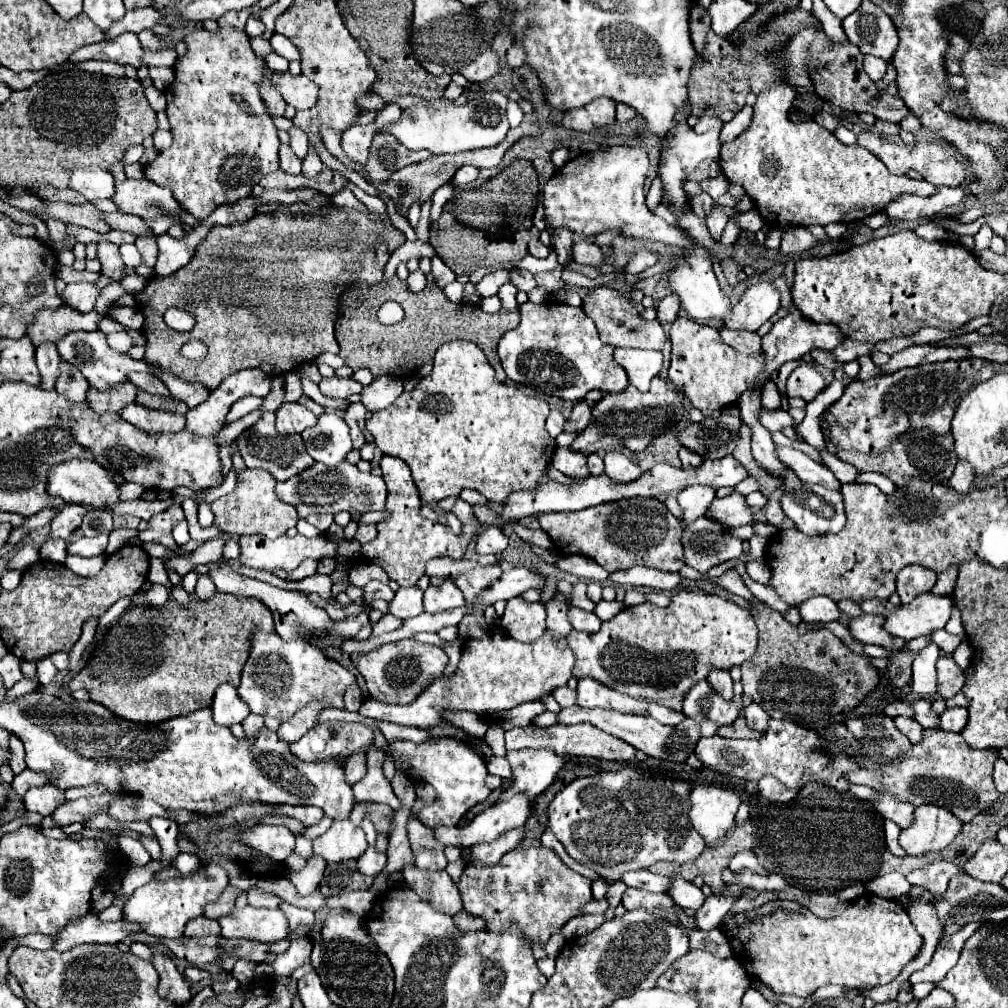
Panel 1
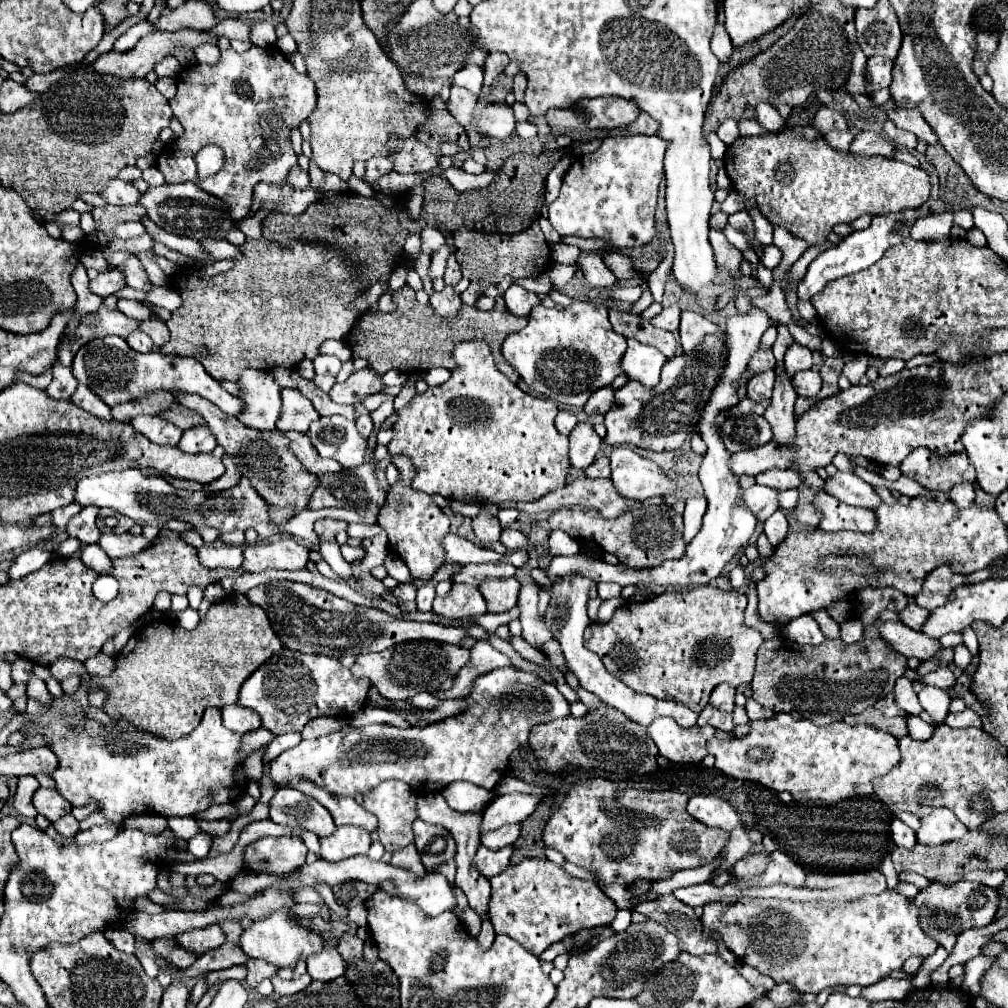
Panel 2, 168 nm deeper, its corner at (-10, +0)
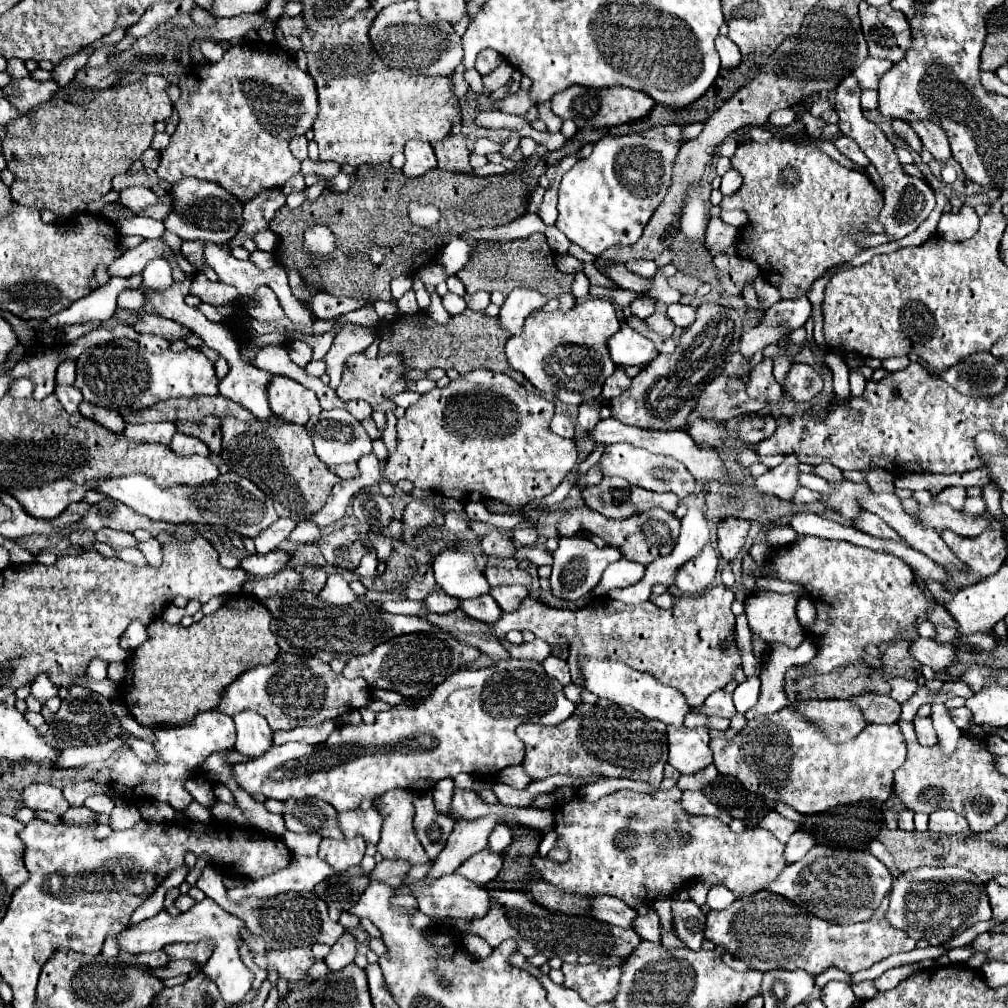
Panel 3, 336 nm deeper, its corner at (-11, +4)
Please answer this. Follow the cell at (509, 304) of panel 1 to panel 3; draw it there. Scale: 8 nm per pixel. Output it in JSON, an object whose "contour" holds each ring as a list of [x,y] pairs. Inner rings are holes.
{"contour":[[[515,288],[499,310],[499,316],[497,316],[499,324],[513,336],[521,334],[525,318],[533,310],[539,310],[545,304],[547,304],[547,298],[543,298],[539,292],[529,288]]]}

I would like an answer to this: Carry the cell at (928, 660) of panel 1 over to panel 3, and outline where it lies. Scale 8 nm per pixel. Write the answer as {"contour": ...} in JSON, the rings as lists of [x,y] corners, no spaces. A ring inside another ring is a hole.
{"contour":[[[933,704],[931,720],[933,720],[933,726],[937,730],[937,740],[939,740],[937,744],[939,744],[939,748],[943,750],[943,754],[953,754],[963,732],[947,716],[945,704]]]}

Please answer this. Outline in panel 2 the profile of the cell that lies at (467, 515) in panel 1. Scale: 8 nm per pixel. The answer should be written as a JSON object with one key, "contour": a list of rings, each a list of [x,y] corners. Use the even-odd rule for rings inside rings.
{"contour":[[[480,510],[478,516],[472,518],[472,530],[480,542],[496,542],[502,532],[498,518],[492,514],[486,514],[484,510]]]}

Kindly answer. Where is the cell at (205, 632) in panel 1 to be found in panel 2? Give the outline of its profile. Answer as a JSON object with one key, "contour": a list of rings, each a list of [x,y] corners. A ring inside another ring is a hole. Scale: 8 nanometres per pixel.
{"contour":[[[234,594],[214,604],[204,618],[200,618],[194,630],[186,630],[176,622],[160,622],[146,624],[138,630],[128,644],[116,654],[116,666],[110,676],[92,676],[92,684],[96,688],[106,690],[104,712],[112,718],[126,718],[140,730],[154,732],[162,738],[180,738],[190,734],[204,710],[208,706],[222,708],[226,704],[238,702],[240,688],[246,678],[252,676],[274,652],[282,650],[282,642],[274,634],[266,612],[260,606],[248,602],[246,596]]]}

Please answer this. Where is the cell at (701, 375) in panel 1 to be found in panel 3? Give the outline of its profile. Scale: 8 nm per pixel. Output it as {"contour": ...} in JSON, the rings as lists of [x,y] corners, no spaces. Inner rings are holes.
{"contour":[[[671,304],[671,306],[667,306],[665,314],[675,326],[681,326],[681,328],[691,326],[691,322],[695,320],[695,308],[685,306],[685,304]]]}

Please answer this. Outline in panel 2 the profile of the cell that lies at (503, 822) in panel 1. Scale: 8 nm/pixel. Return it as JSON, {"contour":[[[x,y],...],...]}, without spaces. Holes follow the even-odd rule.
{"contour":[[[506,824],[498,830],[490,830],[490,832],[482,832],[480,834],[480,842],[482,846],[490,848],[490,850],[500,850],[504,846],[514,844],[514,840],[520,836],[520,824]]]}

